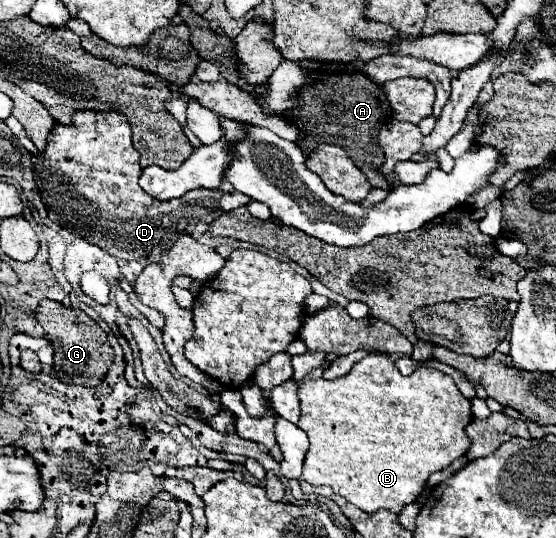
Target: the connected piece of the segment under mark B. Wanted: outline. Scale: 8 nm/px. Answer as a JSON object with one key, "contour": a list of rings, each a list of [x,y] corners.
{"contour":[[[368,354],[342,378],[304,380],[298,396],[302,408],[298,426],[310,438],[302,478],[314,486],[330,486],[368,514],[380,508],[398,514],[402,506],[412,504],[420,496],[432,472],[444,470],[470,448],[470,440],[464,434],[464,428],[472,420],[470,400],[460,394],[450,376],[436,368],[418,366],[410,376],[402,376],[386,354]]]}

